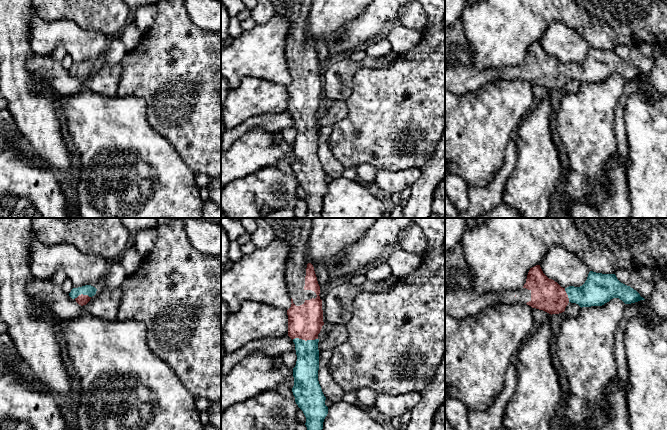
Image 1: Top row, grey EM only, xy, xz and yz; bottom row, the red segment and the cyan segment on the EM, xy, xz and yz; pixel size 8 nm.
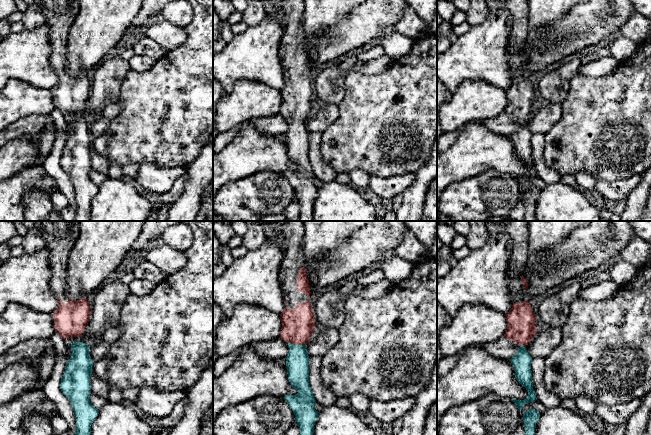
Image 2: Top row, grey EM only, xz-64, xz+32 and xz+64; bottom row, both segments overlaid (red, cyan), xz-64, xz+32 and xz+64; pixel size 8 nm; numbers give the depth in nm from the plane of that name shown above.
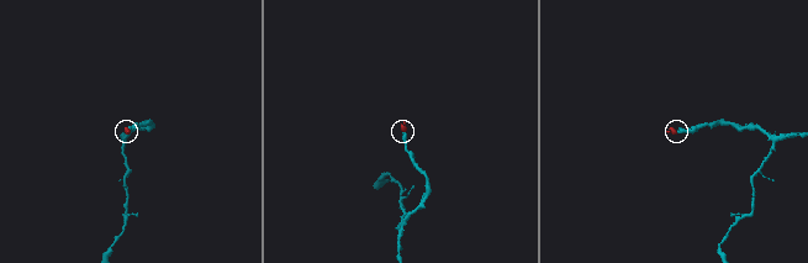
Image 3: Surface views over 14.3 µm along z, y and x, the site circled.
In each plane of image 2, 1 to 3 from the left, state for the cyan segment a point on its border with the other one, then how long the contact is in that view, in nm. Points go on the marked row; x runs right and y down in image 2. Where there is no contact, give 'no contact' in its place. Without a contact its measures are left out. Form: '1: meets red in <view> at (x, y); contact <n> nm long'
1: no contact
2: meets red in xz+32 at (297, 344); contact 140 nm long
3: meets red in xz+64 at (522, 345); contact 30 nm long

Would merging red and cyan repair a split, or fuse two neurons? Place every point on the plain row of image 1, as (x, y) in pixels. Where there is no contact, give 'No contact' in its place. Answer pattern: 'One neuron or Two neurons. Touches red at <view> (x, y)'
One neuron. Touches red at xz (304, 115)

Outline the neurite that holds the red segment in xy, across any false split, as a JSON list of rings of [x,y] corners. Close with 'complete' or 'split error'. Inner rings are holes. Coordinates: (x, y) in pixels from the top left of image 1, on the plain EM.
[[[85,61],[78,64],[73,64],[69,69],[69,72],[72,75],[75,75],[76,78],[83,82],[86,81],[92,72],[96,70],[97,65],[91,61]]]; split error

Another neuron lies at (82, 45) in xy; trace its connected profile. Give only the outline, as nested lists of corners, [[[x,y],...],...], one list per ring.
[[[35,12],[30,19],[30,46],[35,55],[51,56],[59,44],[63,44],[74,64],[91,61],[98,65],[104,57],[110,40],[102,33],[89,31],[69,20],[44,21]]]

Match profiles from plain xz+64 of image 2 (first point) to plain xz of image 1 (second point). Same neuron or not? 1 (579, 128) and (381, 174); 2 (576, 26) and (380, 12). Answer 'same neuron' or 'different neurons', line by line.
1: different neurons
2: same neuron

